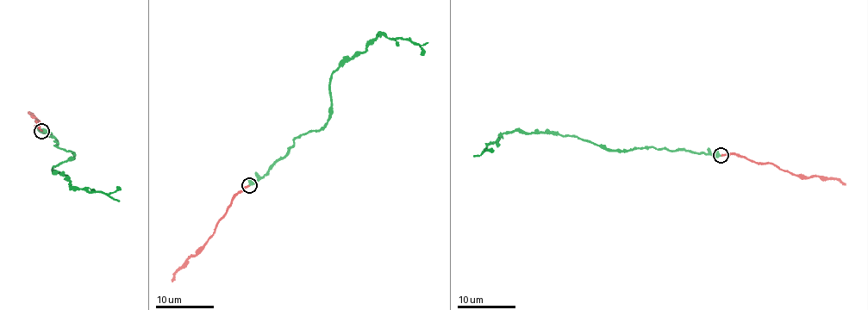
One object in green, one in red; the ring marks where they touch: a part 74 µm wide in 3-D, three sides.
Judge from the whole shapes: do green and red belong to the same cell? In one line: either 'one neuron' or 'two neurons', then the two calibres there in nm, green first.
one neuron; calibres 320 and 240 nm

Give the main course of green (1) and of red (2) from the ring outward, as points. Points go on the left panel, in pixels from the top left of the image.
1: (41, 131), (55, 139), (55, 145), (74, 157), (52, 169), (67, 177), (71, 186), (119, 201)
2: (42, 130), (36, 127), (40, 120), (29, 114), (33, 114)

